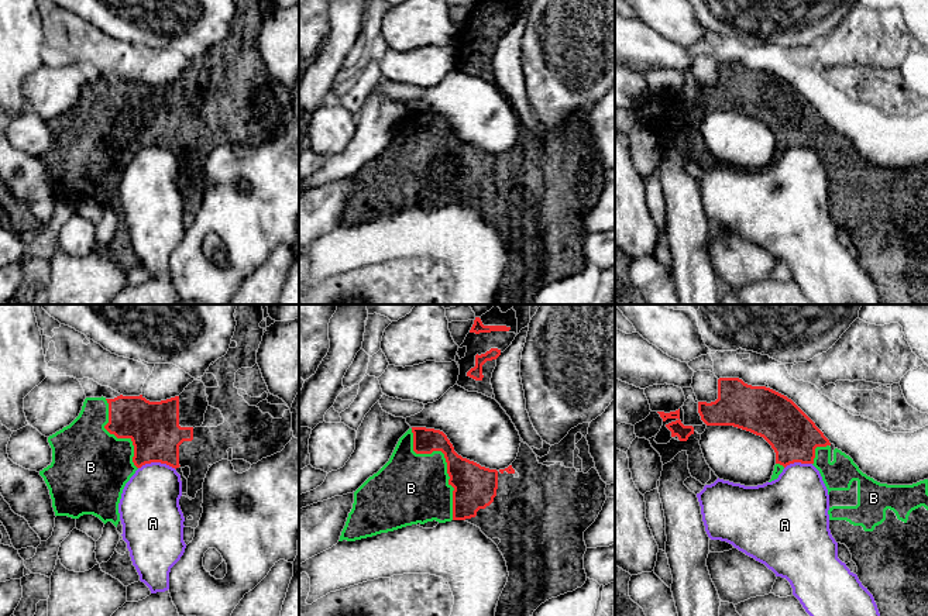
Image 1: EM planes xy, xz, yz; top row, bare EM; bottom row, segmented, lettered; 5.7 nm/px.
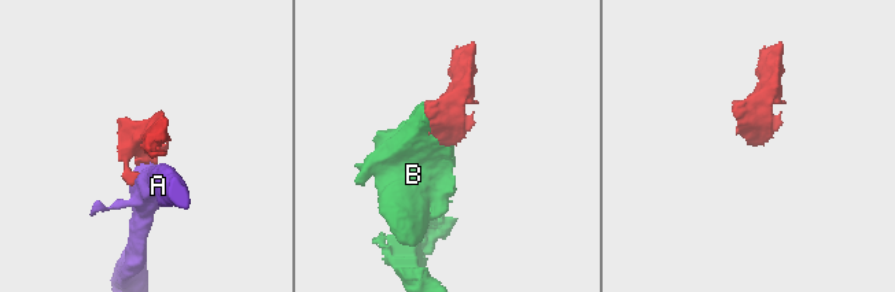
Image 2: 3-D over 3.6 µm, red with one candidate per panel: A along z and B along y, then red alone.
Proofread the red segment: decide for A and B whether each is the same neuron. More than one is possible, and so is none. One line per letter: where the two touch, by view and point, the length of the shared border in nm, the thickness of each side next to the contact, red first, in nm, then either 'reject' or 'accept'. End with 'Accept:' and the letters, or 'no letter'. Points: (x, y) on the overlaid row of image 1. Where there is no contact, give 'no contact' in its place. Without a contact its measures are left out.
A: contact xy (157, 461); length 220 nm; calibres 300 and 340 nm; reject
B: contact xz (446, 461); length 550 nm; calibres 240 and 400 nm; accept
Accept: B

